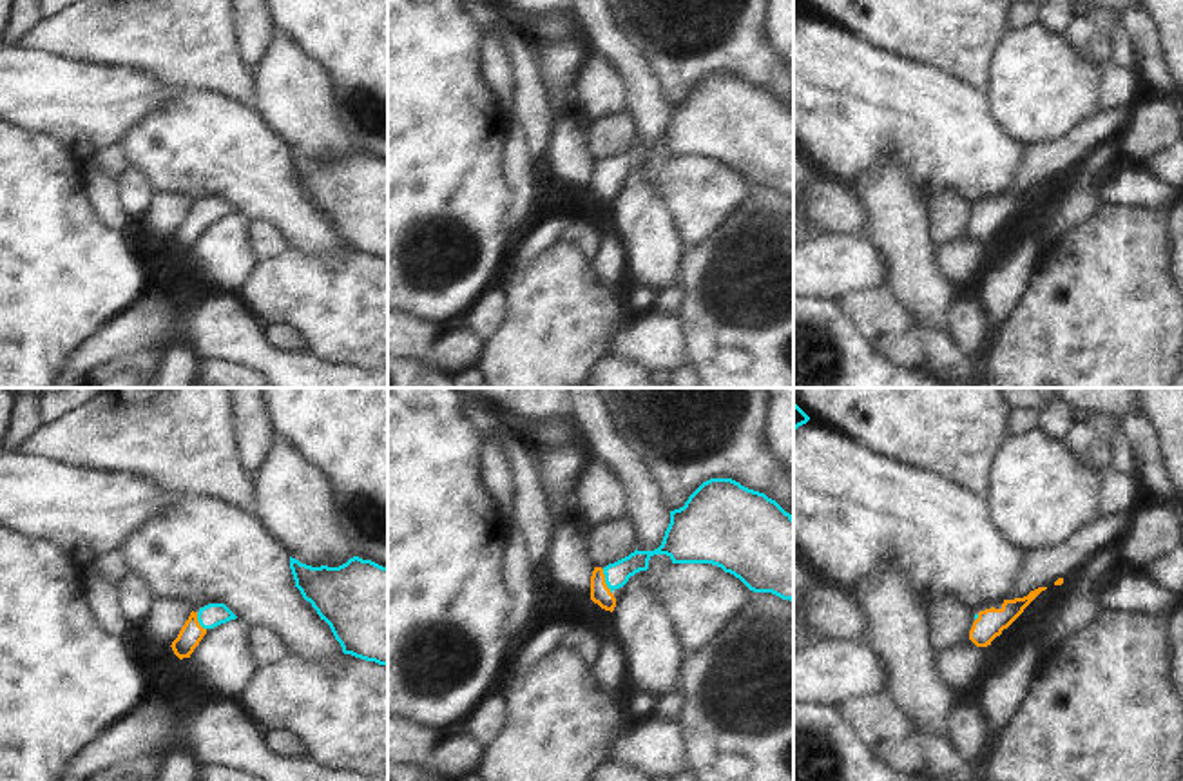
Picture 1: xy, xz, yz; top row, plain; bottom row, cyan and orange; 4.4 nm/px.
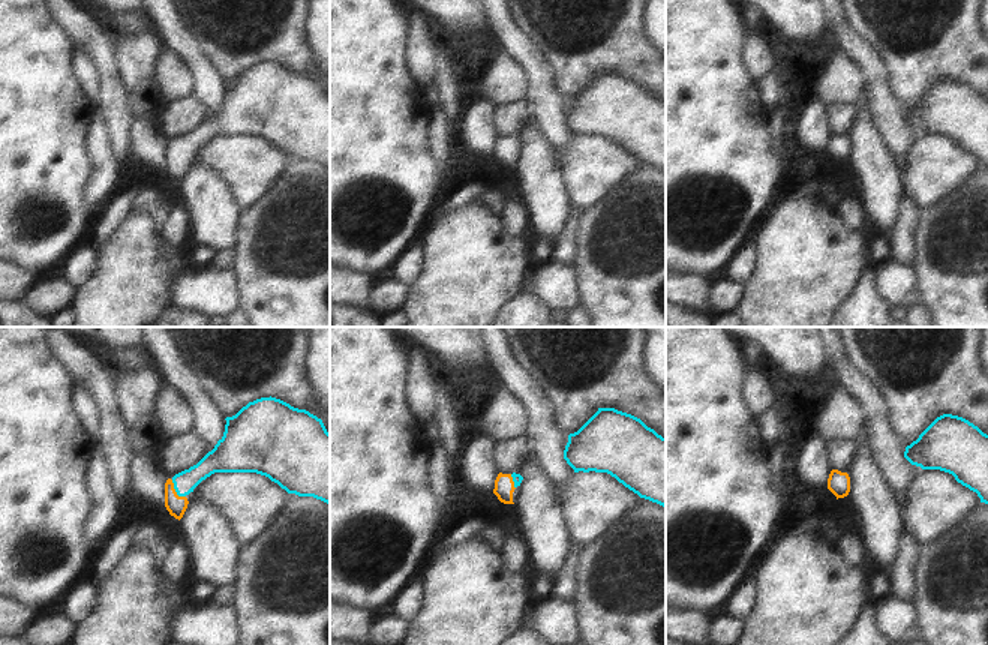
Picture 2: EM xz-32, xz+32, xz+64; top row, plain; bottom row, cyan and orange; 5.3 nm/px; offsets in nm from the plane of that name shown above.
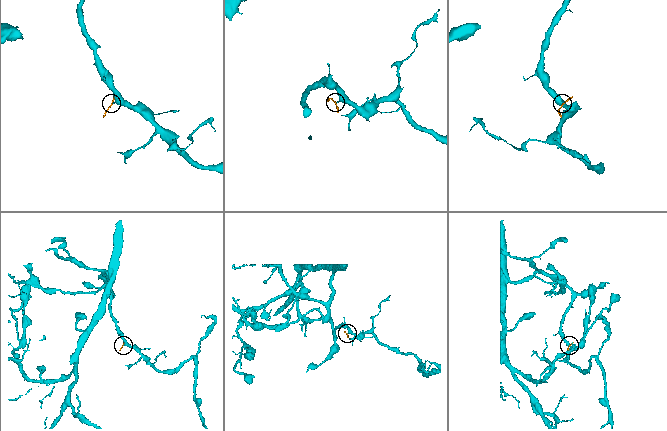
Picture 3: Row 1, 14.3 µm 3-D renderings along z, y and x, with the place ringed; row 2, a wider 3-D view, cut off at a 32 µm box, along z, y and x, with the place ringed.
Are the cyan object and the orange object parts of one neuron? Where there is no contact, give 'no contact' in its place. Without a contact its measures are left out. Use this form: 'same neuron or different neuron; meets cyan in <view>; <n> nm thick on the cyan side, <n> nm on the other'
same neuron; meets cyan in xz; 110 nm thick on the cyan side, 90 nm on the other

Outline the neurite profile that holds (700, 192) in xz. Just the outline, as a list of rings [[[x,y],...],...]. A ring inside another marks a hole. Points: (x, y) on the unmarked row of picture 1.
[[[670,158],[649,161],[647,181],[667,205],[687,248],[708,237],[750,194],[752,185],[734,169],[712,158]]]

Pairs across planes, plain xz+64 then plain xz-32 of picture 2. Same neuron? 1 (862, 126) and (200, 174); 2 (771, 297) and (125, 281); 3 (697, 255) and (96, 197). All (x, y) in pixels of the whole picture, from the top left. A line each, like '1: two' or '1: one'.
1: one
2: one
3: two

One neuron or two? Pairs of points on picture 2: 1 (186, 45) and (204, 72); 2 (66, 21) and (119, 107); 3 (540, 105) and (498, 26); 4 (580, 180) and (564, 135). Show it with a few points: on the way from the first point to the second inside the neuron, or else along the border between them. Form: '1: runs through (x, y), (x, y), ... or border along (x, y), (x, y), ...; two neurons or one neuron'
1: runs through (189, 51), (200, 66); one neuron
2: runs through (89, 41), (102, 54), (110, 84); one neuron
3: runs through (540, 86), (535, 66), (517, 45); one neuron
4: border along (574, 137), (562, 146), (550, 144); two neurons

